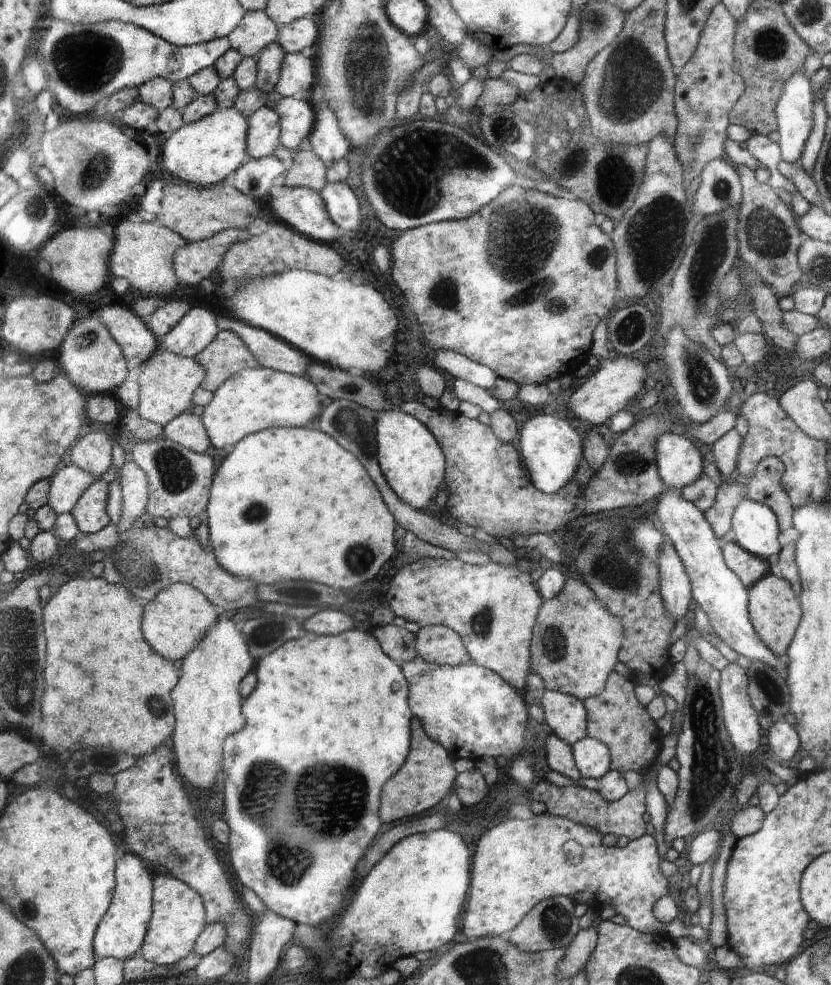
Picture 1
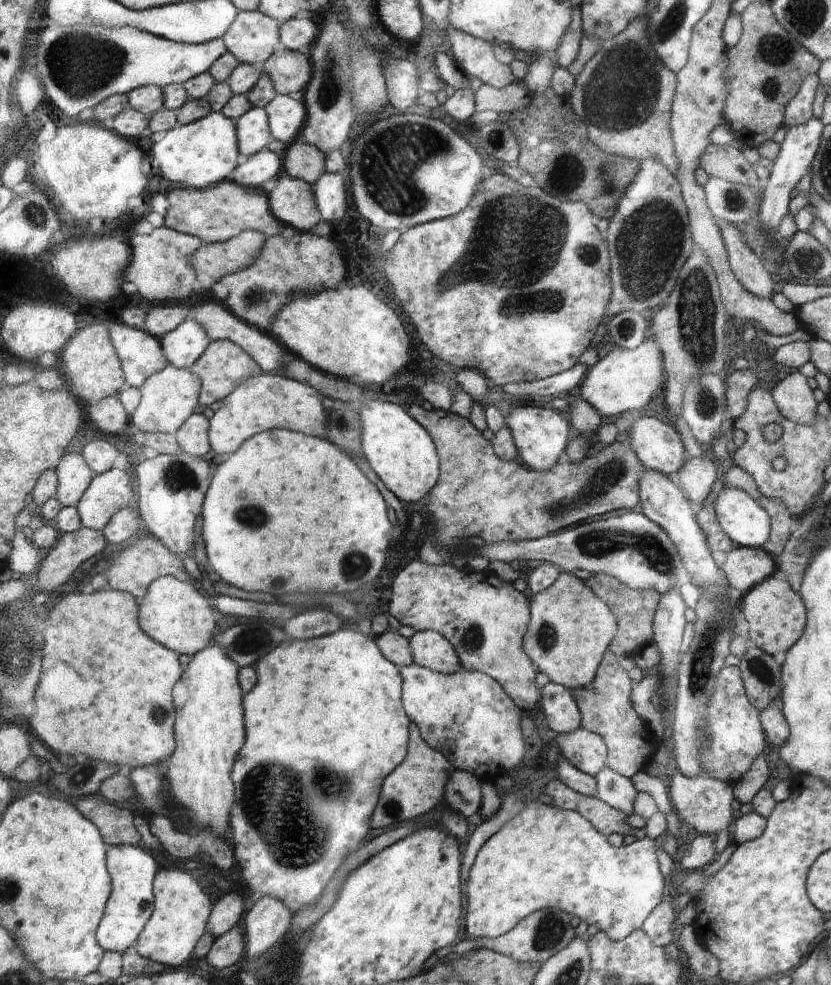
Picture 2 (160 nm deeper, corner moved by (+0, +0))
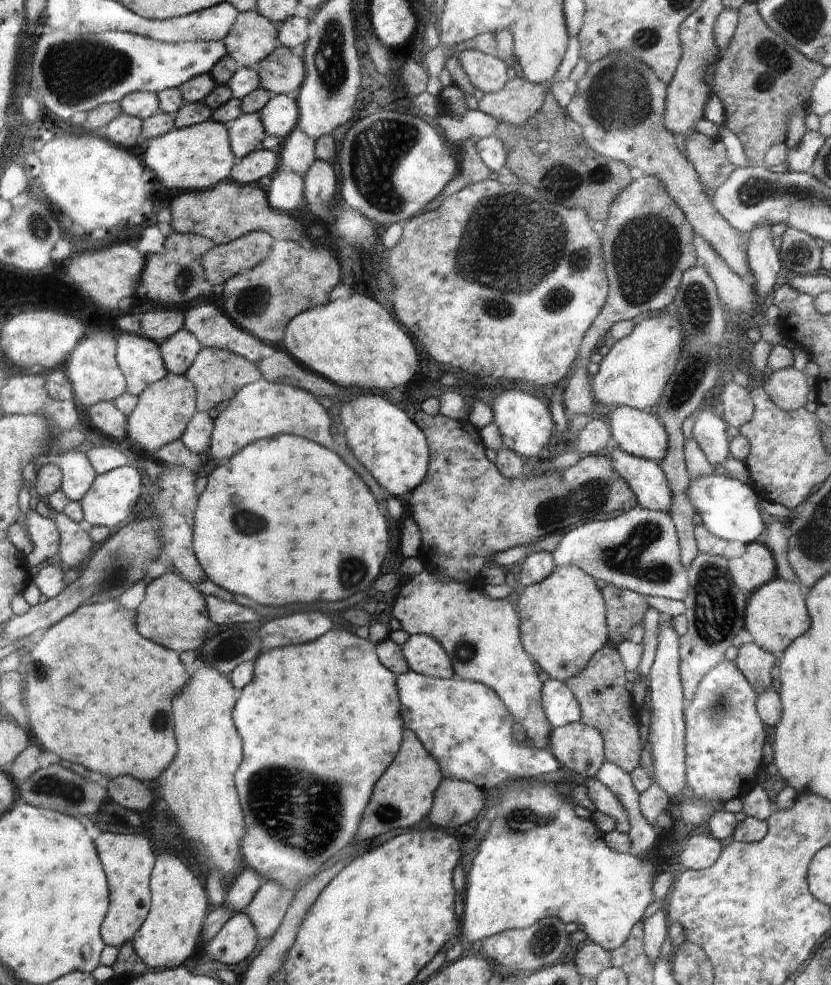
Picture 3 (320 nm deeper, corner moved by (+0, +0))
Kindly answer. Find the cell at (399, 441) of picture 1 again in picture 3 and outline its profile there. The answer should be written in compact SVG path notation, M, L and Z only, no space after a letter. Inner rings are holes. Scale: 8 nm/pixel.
M358 396L356 402L346 402L339 411L341 424L346 430L346 438L348 444L354 452L354 456L360 460L360 464L376 478L376 482L390 494L394 496L402 496L402 494L410 494L408 490L414 488L422 478L424 472L428 468L428 460L430 460L429 446L424 433L400 408L396 408L394 404L390 404L388 400L380 398L380 396Z

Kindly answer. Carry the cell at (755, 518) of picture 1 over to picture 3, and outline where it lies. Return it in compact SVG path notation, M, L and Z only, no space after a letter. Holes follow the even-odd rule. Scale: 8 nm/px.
M712 472L709 475L691 476L687 497L691 500L695 512L700 514L703 525L714 536L725 542L740 540L748 544L757 542L756 538L764 532L764 522L758 510L758 498L754 491L748 482L743 483L740 479Z

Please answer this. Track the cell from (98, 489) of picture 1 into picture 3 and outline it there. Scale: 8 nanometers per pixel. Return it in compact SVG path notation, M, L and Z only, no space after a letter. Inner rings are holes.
M132 462L104 474L96 475L92 486L80 500L85 526L88 528L105 526L114 531L120 522L124 522L128 518L130 510L138 502L140 492L142 492L140 480L142 478L138 474L138 468L132 468Z

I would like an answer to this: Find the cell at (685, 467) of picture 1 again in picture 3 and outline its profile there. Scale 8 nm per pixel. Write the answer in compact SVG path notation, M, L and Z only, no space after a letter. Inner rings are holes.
M626 405L612 407L608 415L613 445L638 458L660 462L668 454L666 427L650 412Z

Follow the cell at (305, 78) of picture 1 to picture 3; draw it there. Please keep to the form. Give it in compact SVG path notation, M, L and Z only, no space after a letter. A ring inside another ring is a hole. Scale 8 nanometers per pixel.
M288 47L276 48L262 63L256 67L262 88L271 96L287 94L298 90L304 78L302 57L294 56Z

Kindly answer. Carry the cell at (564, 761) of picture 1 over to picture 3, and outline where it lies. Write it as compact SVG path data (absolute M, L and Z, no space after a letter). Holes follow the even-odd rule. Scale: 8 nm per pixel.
M588 779L586 786L590 791L591 801L595 803L595 808L598 812L603 812L614 818L616 821L616 830L618 832L628 832L630 825L627 817L627 812L623 804L617 796L614 796L607 786L604 786L600 781Z

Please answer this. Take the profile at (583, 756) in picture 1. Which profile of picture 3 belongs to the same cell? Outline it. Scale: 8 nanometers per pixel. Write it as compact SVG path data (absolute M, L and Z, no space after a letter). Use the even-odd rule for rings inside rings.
M582 720L556 727L551 753L576 774L592 779L606 760L603 733Z

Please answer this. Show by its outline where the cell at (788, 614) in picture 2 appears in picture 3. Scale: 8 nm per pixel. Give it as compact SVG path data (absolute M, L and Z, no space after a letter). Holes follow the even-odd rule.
M775 578L752 592L745 608L745 629L766 652L784 652L788 645L811 628L811 615L806 612L800 586L796 582Z

